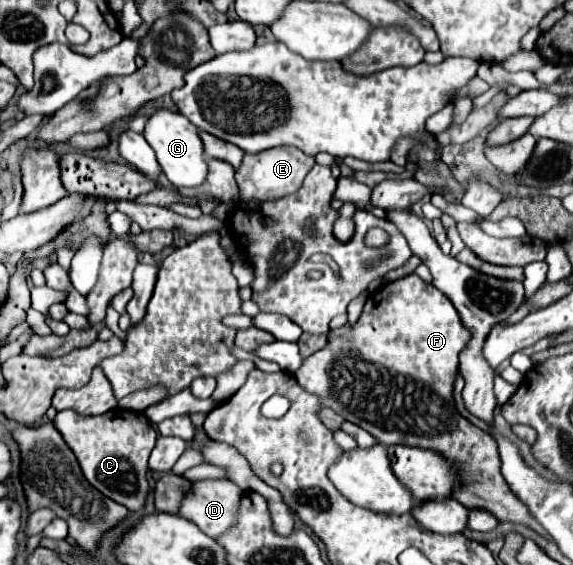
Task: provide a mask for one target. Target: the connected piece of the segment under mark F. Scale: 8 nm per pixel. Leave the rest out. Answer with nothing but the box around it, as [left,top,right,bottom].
[294,273,554,541]

